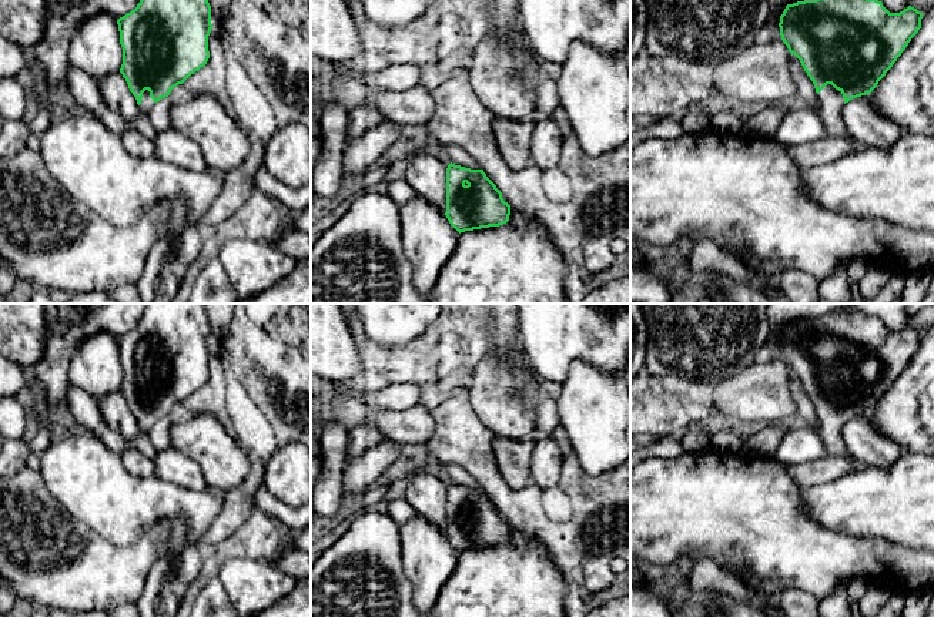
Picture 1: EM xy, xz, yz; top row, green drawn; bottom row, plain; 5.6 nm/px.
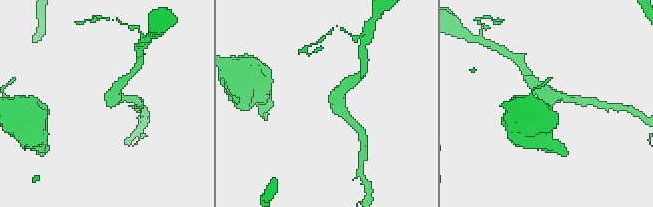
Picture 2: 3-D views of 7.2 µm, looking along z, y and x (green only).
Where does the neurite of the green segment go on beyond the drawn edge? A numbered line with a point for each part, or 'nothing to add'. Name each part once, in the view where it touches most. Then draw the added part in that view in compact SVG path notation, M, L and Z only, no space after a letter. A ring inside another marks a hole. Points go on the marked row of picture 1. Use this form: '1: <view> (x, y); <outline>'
1: yz (832, 100); M827 84L820 93L818 115L826 124L826 130L830 135L851 138L841 118L841 108L844 105L844 97L841 91L836 90L831 84Z

